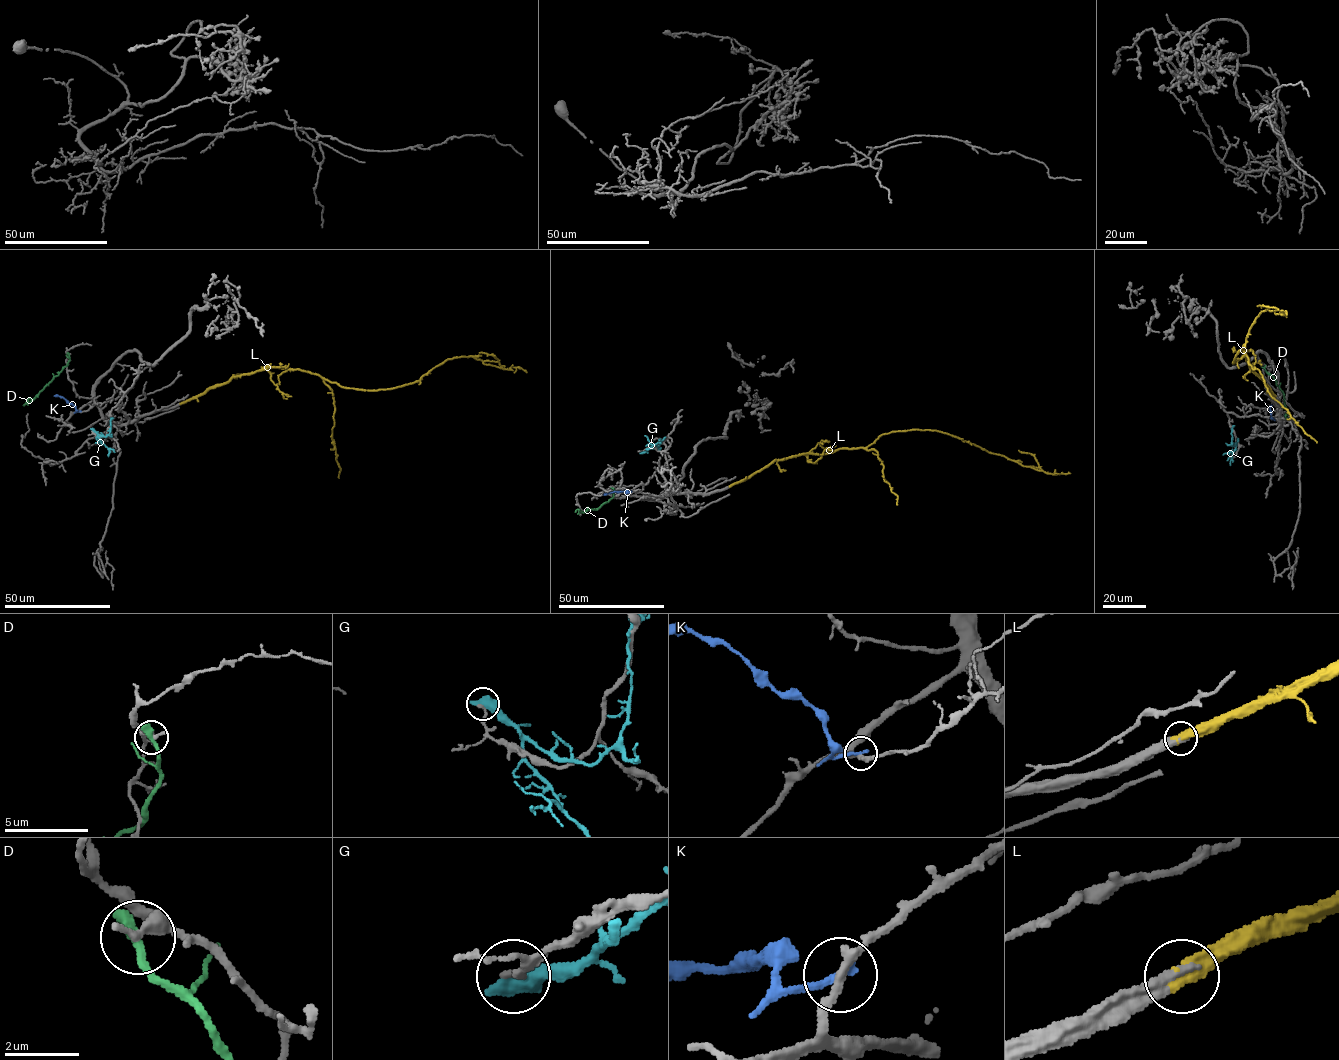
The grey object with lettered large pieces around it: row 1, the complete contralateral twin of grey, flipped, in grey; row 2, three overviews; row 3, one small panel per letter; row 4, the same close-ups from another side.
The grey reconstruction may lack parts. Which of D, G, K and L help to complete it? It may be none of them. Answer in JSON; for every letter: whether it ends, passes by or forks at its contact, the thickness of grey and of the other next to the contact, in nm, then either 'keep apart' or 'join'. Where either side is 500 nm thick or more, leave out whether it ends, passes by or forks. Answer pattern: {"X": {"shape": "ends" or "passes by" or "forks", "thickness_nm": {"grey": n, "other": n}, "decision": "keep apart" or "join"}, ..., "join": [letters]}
{"D": {"shape": "ends", "thickness_nm": {"grey": 280, "other": 440}, "decision": "keep apart"}, "G": {"thickness_nm": {"grey": 160, "other": 600}, "decision": "keep apart"}, "K": {"shape": "ends", "thickness_nm": {"grey": 240, "other": 200}, "decision": "keep apart"}, "L": {"thickness_nm": {"grey": 380, "other": 600}, "decision": "join"}, "join": ["L"]}

